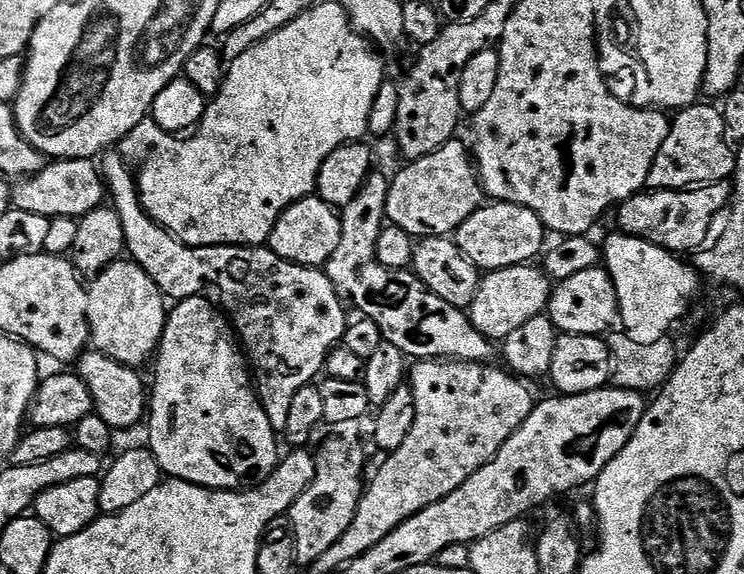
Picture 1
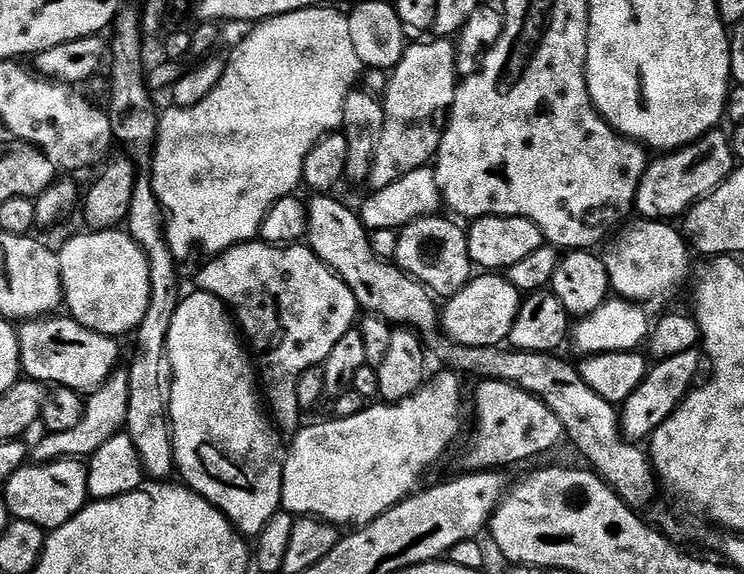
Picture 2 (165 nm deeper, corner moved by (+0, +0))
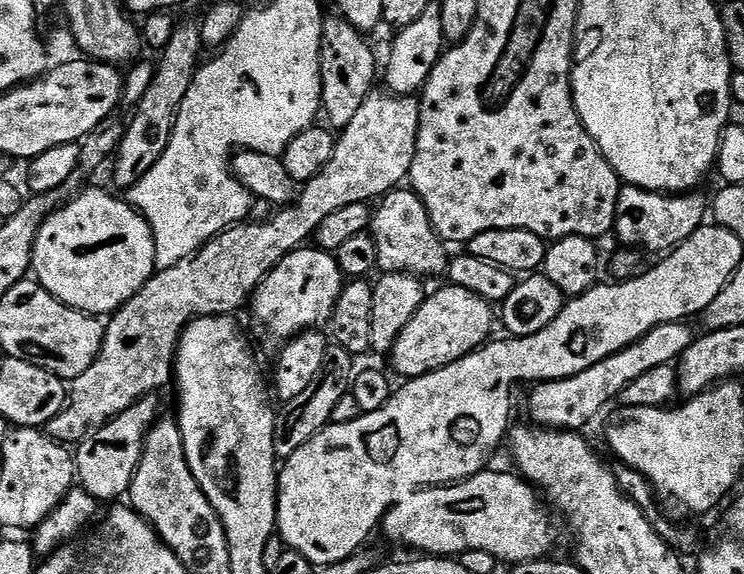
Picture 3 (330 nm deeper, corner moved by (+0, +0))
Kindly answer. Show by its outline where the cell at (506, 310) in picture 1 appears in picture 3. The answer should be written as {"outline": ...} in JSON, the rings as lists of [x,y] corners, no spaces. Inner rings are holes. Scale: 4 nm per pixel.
{"outline":[[[443,287],[433,296],[432,293],[425,295],[422,306],[414,314],[414,318],[406,322],[406,330],[402,330],[402,334],[398,334],[394,342],[390,359],[397,374],[404,376],[400,378],[425,376],[442,366],[450,366],[450,362],[461,360],[476,349],[484,347],[493,335],[493,305],[465,288]]]}

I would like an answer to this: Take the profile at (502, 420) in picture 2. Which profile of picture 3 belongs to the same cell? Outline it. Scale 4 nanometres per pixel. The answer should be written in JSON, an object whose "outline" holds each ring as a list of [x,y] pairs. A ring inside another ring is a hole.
{"outline":[[[688,322],[659,325],[646,333],[636,343],[626,346],[625,349],[618,350],[617,353],[610,354],[608,358],[604,358],[597,365],[590,366],[589,369],[582,371],[580,374],[574,374],[573,377],[565,380],[545,380],[537,383],[533,387],[536,389],[528,396],[528,412],[532,415],[531,423],[542,428],[558,428],[565,432],[584,430],[584,427],[611,400],[615,401],[620,397],[622,390],[626,390],[626,386],[630,386],[630,382],[634,382],[634,378],[642,378],[642,374],[646,374],[646,370],[654,370],[663,364],[672,364],[679,361],[680,356],[689,348],[694,339],[694,331],[692,332],[690,325],[692,324]]]}

